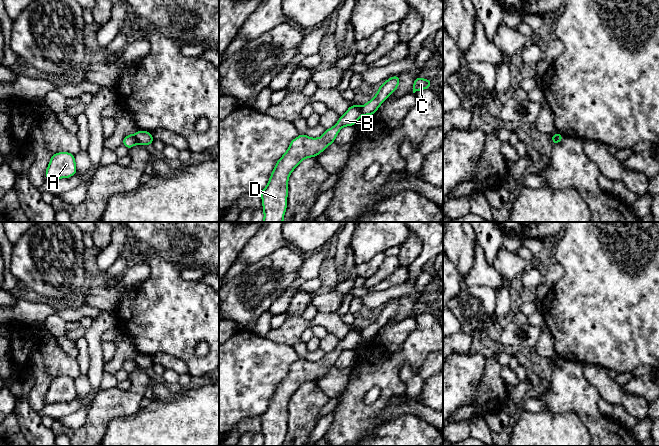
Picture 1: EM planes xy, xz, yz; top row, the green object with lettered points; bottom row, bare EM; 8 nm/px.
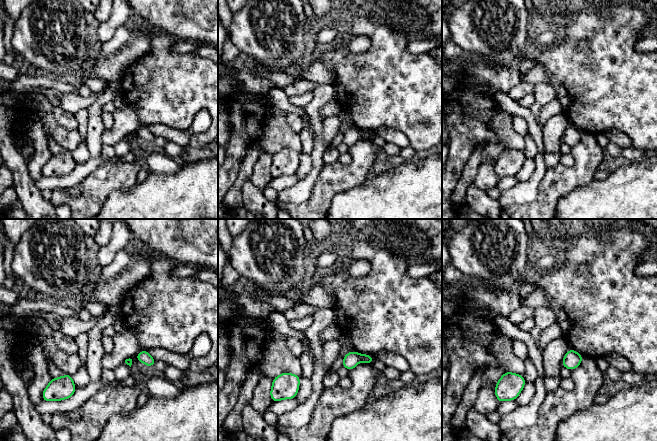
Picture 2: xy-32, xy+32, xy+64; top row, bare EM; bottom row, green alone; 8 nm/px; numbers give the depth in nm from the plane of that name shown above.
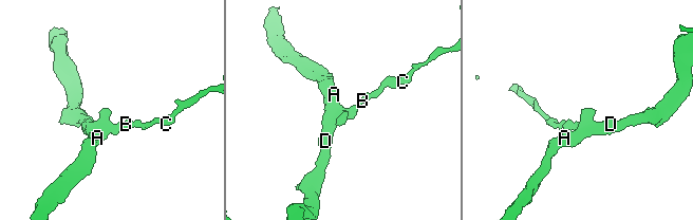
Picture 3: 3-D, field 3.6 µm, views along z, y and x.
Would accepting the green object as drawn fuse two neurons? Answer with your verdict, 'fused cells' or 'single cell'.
fused cells

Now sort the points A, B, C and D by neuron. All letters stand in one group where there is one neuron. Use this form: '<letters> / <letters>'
A B D / C

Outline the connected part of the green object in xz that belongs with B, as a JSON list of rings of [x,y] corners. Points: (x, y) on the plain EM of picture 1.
[[[353,328],[340,340],[332,352],[323,356],[320,362],[300,358],[293,363],[288,374],[276,386],[267,410],[260,416],[263,428],[263,446],[283,446],[287,432],[288,403],[292,395],[305,382],[316,381],[323,376],[344,350],[354,350],[361,340],[360,331]]]

